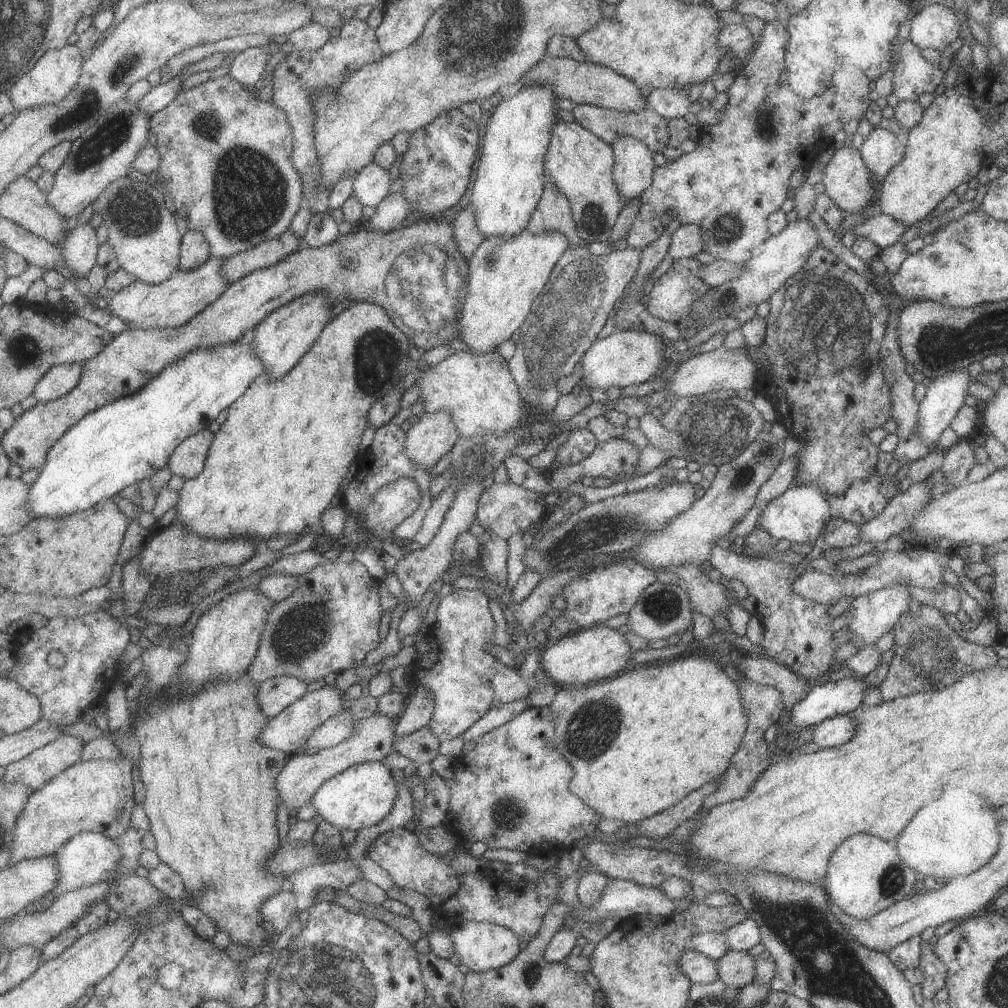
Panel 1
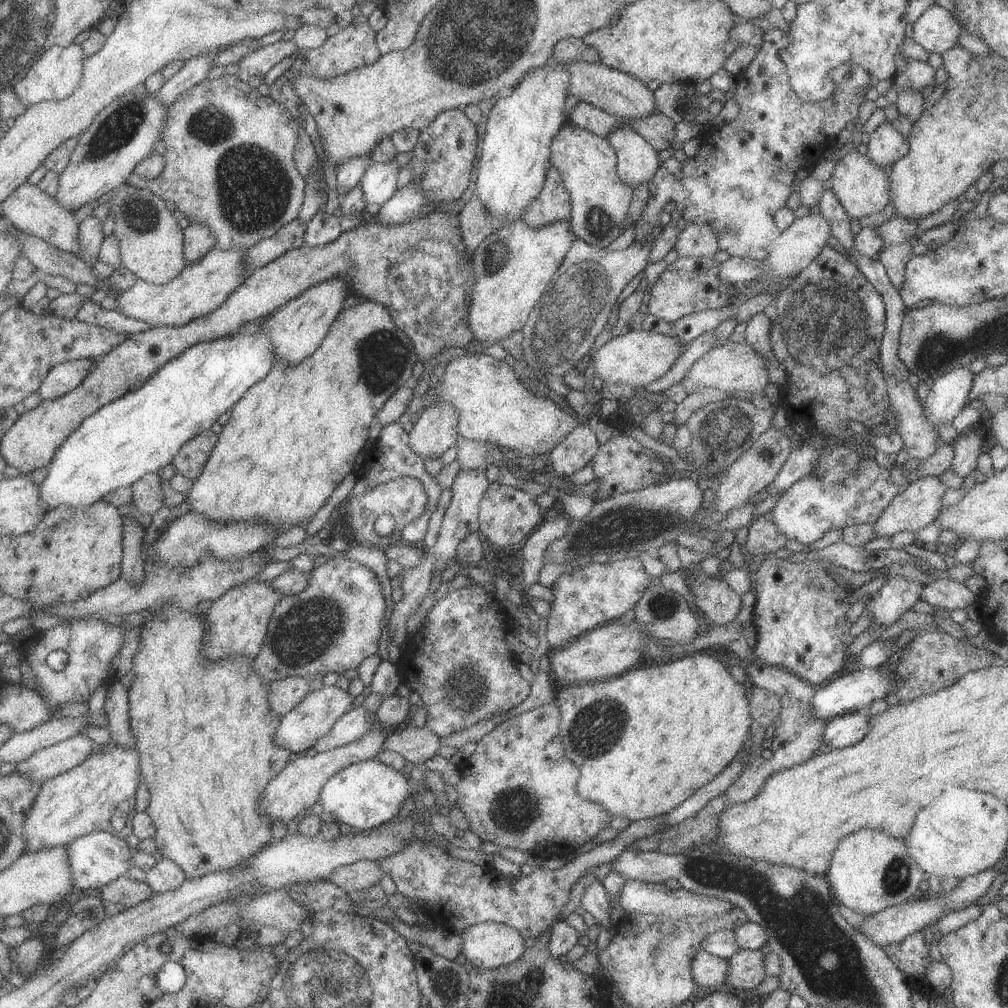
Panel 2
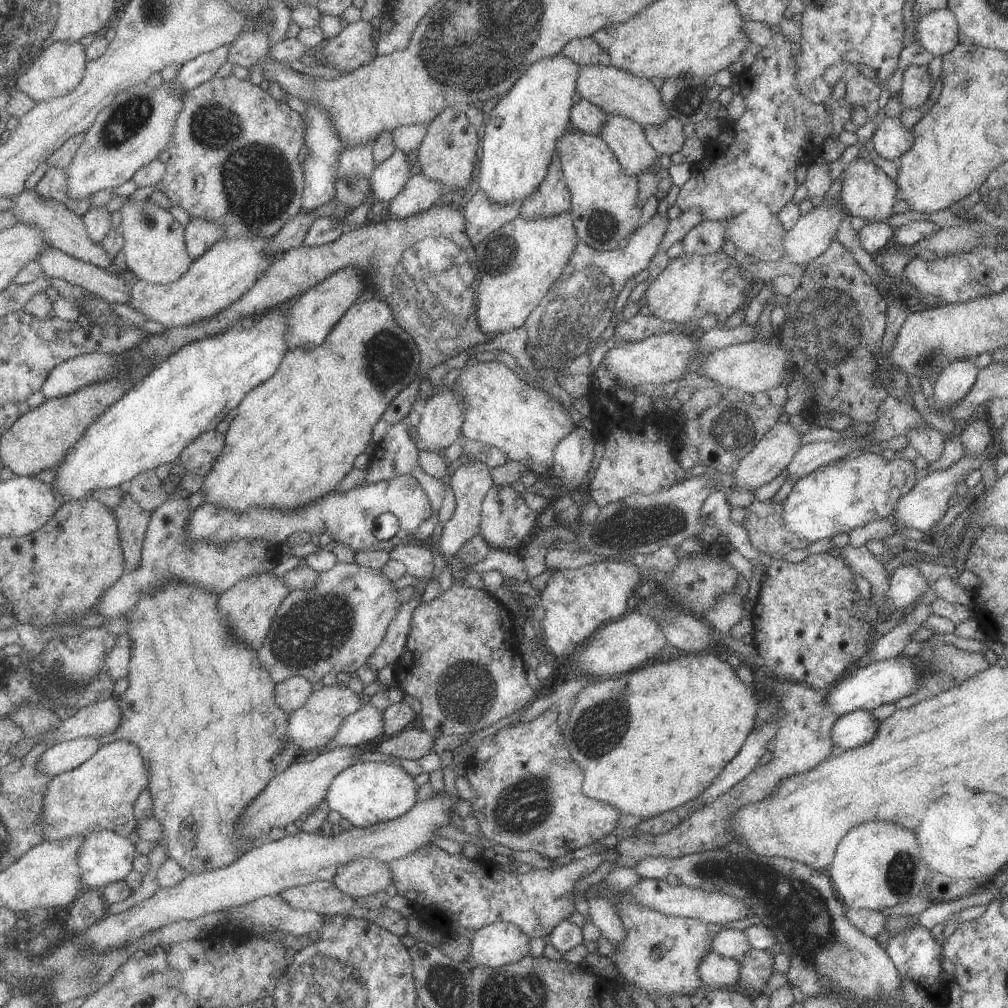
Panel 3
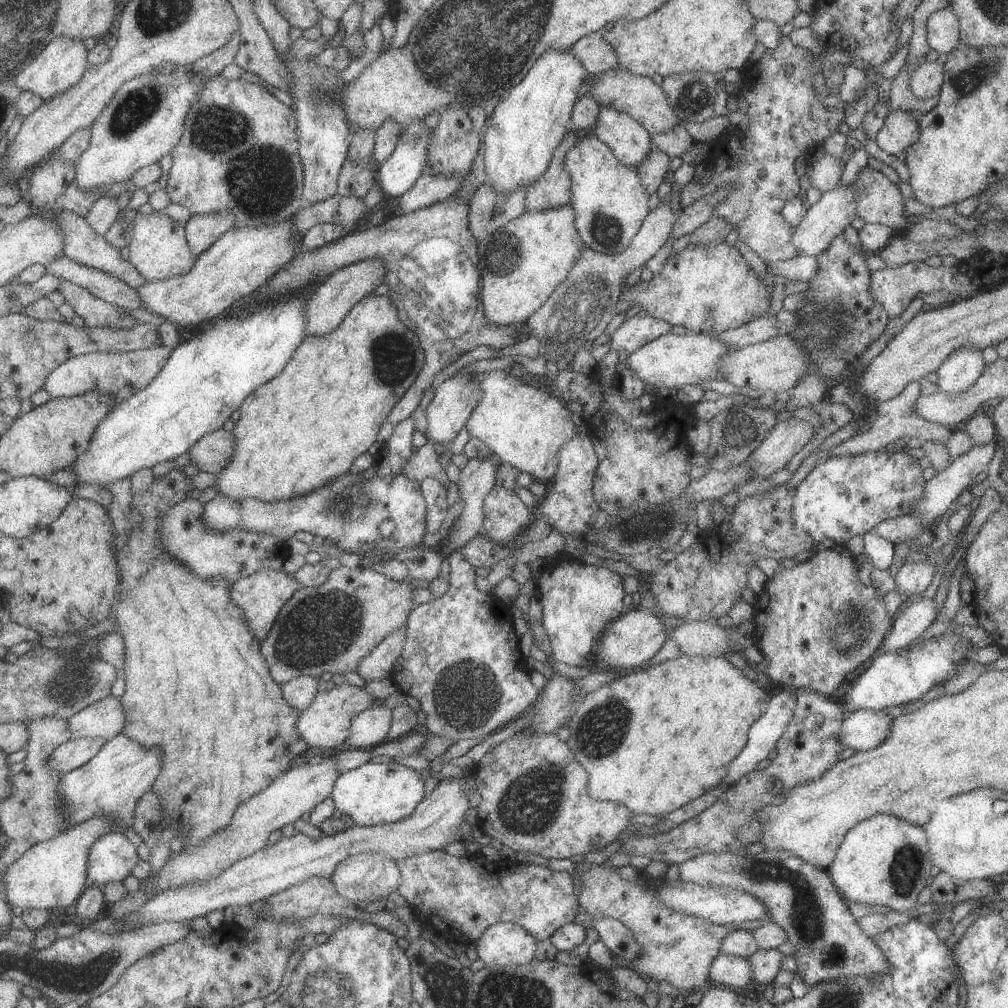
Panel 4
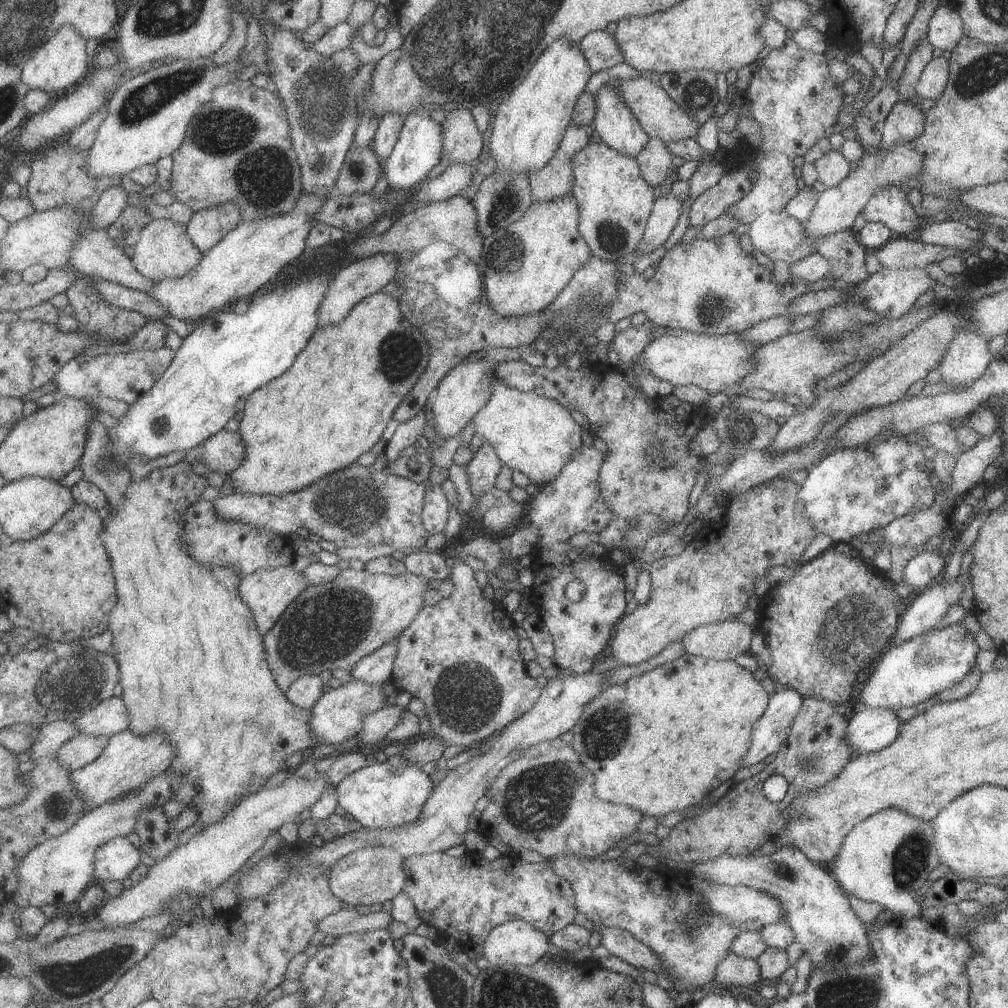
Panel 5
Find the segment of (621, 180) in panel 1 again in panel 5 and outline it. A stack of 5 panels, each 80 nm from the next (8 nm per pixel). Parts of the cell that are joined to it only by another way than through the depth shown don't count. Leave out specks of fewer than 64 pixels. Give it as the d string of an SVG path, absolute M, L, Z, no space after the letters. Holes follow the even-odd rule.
M609 80L594 94L597 107L592 125L597 140L604 141L621 155L635 157L646 146L649 136L625 104L618 90L619 80Z

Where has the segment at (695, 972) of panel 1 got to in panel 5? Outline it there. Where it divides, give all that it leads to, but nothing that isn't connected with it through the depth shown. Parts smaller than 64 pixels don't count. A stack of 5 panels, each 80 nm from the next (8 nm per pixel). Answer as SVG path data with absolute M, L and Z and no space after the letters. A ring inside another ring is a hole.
M730 952L718 965L714 983L722 982L722 984L727 984L729 987L745 986L753 988L760 980L763 980L763 976L757 960L744 958Z

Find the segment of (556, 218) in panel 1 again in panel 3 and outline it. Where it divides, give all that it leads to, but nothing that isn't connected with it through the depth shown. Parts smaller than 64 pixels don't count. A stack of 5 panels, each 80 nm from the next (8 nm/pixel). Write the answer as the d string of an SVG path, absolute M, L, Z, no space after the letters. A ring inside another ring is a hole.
M556 152L544 180L521 203L520 216L535 219L570 212L571 194L561 167L561 156Z

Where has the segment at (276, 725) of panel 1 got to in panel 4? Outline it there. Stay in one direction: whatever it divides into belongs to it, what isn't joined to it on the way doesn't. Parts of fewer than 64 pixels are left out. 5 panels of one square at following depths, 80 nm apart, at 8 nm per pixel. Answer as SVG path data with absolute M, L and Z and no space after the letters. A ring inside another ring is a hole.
M349 682L335 686L329 691L318 691L312 704L305 711L301 711L297 722L298 732L313 750L335 752L345 747L351 733L353 718L374 706L375 701L376 699L366 691L366 686L357 687Z

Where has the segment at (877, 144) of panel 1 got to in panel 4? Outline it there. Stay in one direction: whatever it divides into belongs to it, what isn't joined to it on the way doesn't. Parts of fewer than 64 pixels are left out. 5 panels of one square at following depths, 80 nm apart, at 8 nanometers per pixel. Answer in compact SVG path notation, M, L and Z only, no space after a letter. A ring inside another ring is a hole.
M899 109L888 113L875 139L881 150L900 158L910 146L916 144L919 136L919 122L912 117L912 112Z

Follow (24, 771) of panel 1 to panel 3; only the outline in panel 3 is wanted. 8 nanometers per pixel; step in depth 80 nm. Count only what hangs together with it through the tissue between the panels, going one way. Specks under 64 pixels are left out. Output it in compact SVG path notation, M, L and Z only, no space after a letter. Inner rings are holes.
M80 737L58 742L41 754L37 769L52 776L71 771L92 758L100 747L98 737Z

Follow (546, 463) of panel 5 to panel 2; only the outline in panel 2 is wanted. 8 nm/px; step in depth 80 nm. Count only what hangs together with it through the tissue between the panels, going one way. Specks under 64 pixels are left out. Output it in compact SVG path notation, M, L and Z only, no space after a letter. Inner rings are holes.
M468 354L450 360L442 380L439 395L430 389L431 401L454 405L459 412L459 434L462 439L480 441L512 450L520 457L538 459L549 453L568 436L572 429L582 425L572 414L562 410L550 397L536 394L524 384L514 368L505 360L490 355Z

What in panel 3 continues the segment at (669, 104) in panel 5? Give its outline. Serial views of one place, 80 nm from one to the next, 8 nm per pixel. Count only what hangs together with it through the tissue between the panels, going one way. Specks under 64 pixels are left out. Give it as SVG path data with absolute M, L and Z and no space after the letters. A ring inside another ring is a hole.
M614 65L581 67L577 78L577 92L580 92L582 99L589 100L606 114L629 118L643 127L661 125L671 117L660 90L654 87L649 78L633 75Z

